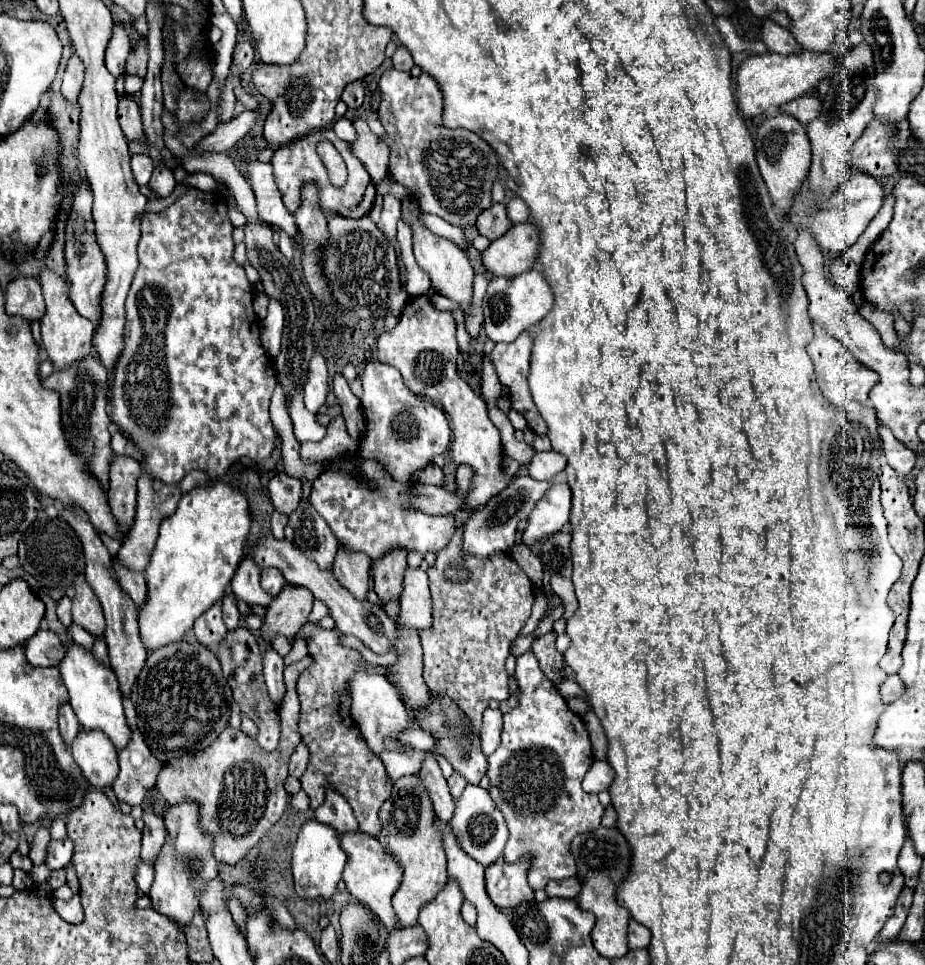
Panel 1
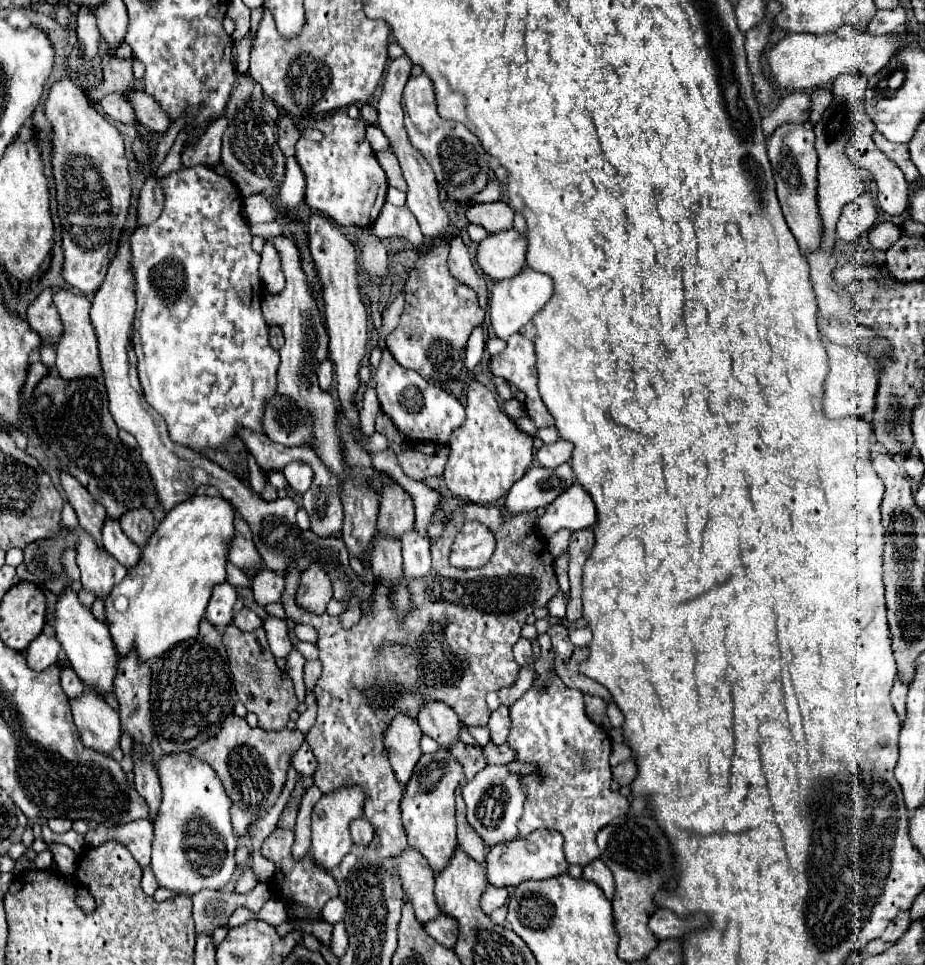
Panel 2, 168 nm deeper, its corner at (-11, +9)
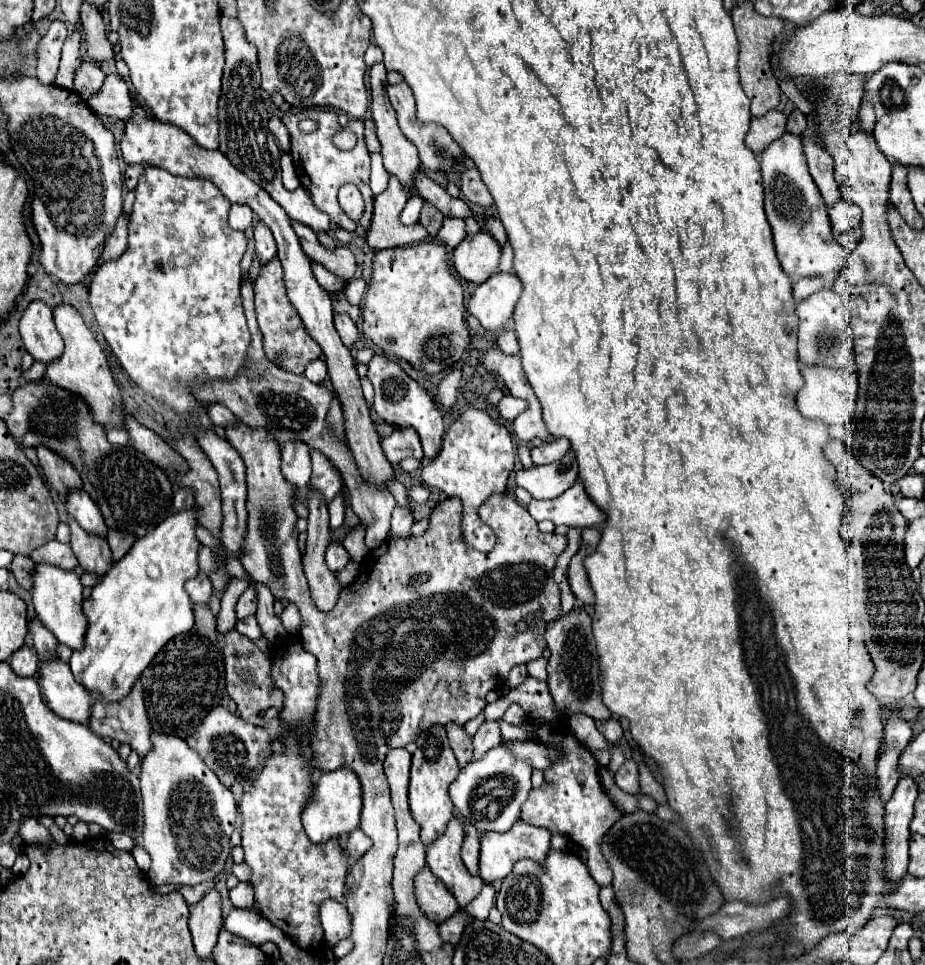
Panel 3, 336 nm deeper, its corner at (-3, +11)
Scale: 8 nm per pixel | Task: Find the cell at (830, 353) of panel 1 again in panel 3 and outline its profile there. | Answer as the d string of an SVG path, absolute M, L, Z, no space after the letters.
M809 365L803 367L805 385L797 393L797 409L803 417L821 419L829 425L845 425L851 421L857 405L857 389L859 389L859 373L855 369L833 369L825 365Z

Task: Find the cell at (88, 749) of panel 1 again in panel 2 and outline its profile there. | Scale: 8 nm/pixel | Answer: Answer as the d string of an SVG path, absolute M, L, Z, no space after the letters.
M85 691L69 703L83 743L109 755L121 737L119 715L103 699L99 699L99 695L91 695L91 691Z

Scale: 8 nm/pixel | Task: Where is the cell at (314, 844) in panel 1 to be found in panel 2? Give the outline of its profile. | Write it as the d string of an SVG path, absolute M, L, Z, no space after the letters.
M339 787L331 793L325 793L319 803L313 807L313 815L311 815L311 831L313 831L313 845L311 845L311 855L313 859L333 871L341 859L351 851L353 841L351 841L351 833L349 833L349 825L355 819L363 817L363 791L361 787Z

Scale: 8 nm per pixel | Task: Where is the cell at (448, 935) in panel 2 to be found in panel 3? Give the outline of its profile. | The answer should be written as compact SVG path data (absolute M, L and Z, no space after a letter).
M465 911L453 913L447 921L443 921L443 923L439 925L439 935L441 935L441 939L447 941L447 943L451 943L451 945L457 945L457 943L459 943L459 937L461 937L461 931L463 931L463 925L465 925L469 919L473 919L473 917L469 917Z

